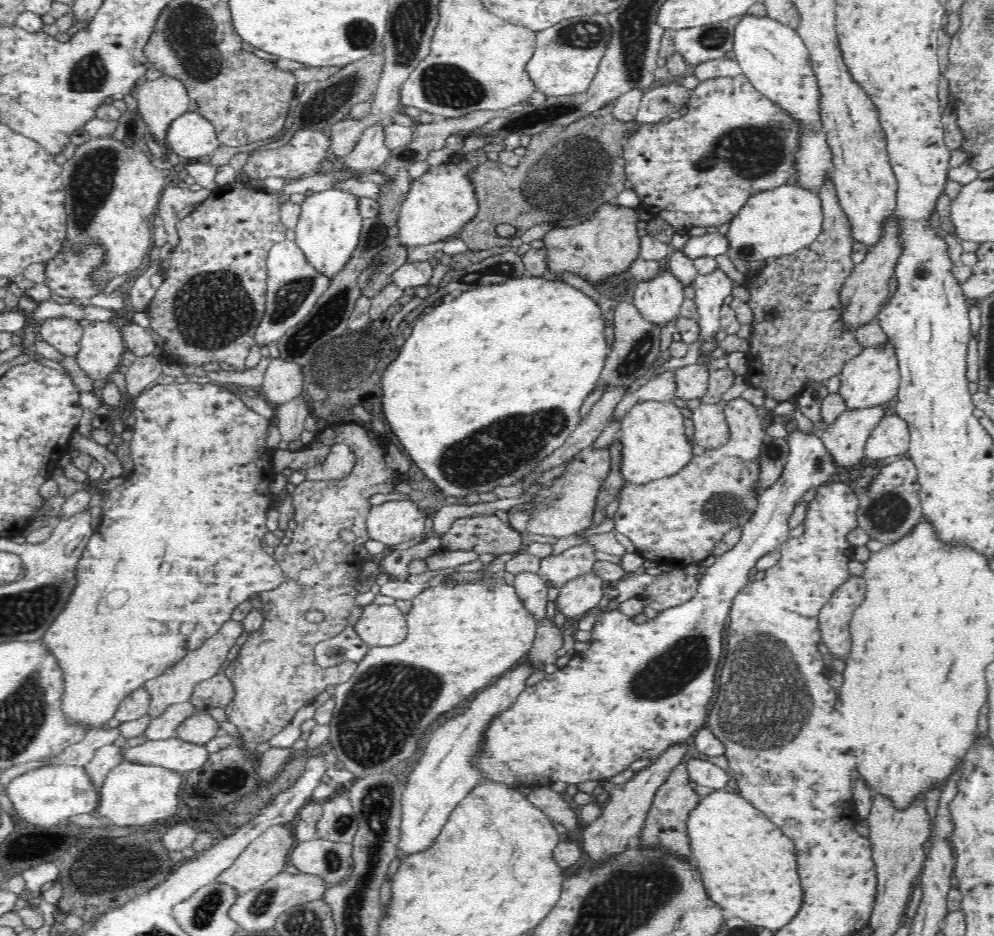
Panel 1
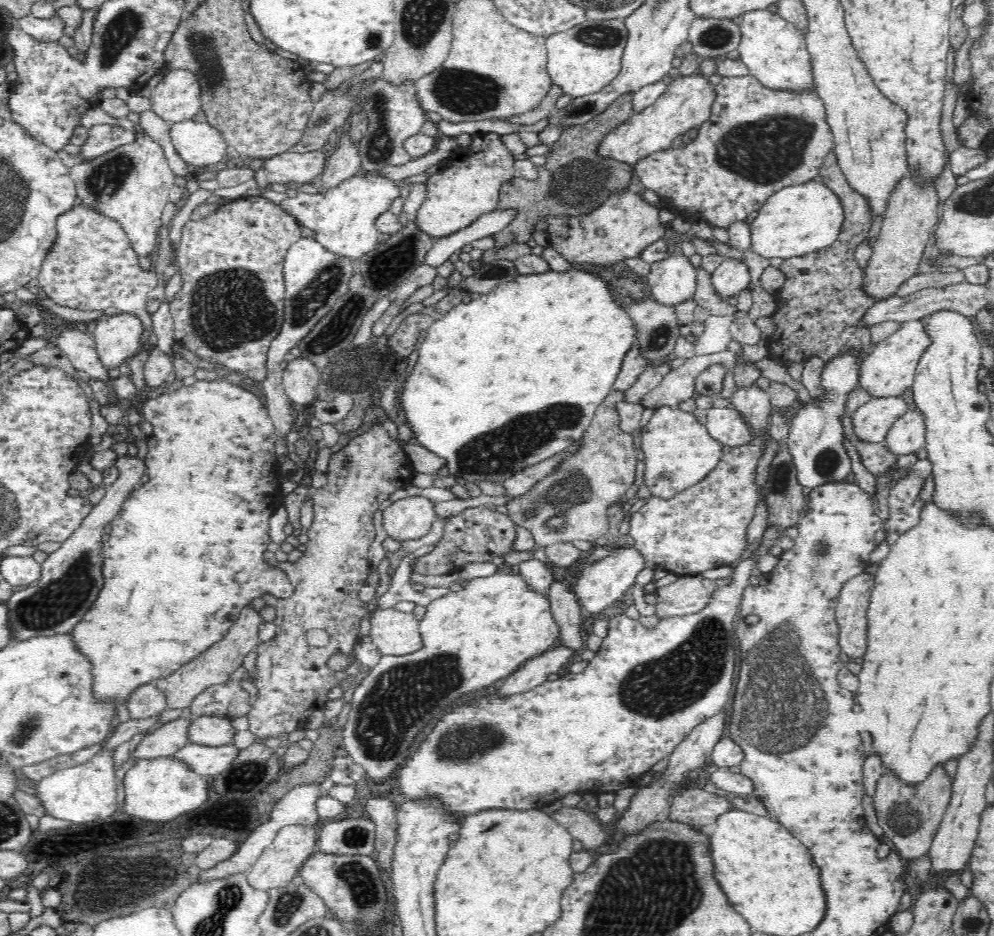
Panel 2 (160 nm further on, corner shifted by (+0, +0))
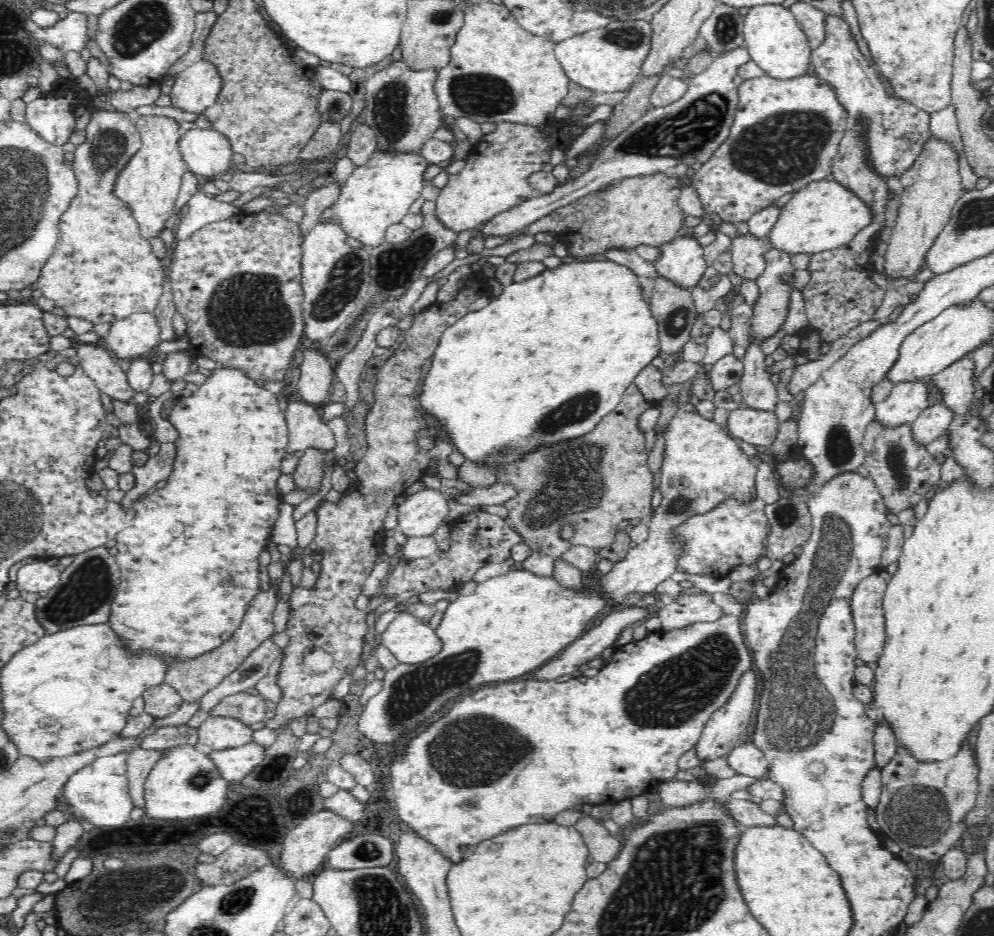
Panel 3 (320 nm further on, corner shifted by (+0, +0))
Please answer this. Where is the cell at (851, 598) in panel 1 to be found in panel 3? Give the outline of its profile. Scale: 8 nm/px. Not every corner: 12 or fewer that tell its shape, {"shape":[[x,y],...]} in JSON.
{"shape":[[878,570],[850,593],[857,658],[878,660],[885,632],[881,600],[890,575]]}

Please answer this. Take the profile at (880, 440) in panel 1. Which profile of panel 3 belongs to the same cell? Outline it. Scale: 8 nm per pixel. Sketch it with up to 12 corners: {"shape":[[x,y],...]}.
{"shape":[[926,407],[907,424],[911,440],[922,446],[944,434],[951,412]]}

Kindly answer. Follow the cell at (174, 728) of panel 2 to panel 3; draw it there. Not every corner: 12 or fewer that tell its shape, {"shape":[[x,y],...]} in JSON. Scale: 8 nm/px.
{"shape":[[136,748],[127,756],[129,795],[143,809],[142,785],[172,749]]}

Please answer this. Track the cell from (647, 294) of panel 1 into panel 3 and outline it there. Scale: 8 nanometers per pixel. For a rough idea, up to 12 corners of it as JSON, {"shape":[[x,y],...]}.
{"shape":[[683,232],[660,249],[656,277],[683,290],[702,280],[704,250]]}

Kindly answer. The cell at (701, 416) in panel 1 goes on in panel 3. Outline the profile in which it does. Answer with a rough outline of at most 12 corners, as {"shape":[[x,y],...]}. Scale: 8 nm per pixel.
{"shape":[[746,406],[728,412],[732,440],[770,446],[778,432],[773,412]]}

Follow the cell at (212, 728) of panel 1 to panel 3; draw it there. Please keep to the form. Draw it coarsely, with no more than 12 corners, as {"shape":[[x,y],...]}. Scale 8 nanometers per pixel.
{"shape":[[209,717],[196,729],[214,751],[252,743],[236,718]]}

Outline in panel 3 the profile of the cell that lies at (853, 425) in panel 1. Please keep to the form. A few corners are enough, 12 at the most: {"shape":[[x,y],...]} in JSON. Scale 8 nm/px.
{"shape":[[895,384],[872,421],[907,425],[929,406],[928,385]]}

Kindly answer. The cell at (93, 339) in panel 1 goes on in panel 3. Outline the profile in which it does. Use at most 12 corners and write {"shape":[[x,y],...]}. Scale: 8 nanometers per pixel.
{"shape":[[153,313],[111,323],[105,346],[120,361],[161,342]]}

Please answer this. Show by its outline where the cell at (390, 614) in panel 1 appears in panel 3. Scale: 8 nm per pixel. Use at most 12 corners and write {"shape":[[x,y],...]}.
{"shape":[[398,613],[378,641],[398,662],[439,651],[432,627]]}

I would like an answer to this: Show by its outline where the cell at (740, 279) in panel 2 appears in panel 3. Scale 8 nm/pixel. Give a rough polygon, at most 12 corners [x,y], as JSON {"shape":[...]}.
{"shape":[[768,238],[731,240],[731,274],[756,280],[764,272]]}

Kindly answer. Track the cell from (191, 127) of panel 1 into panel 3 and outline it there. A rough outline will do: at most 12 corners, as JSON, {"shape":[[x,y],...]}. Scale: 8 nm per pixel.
{"shape":[[190,128],[178,151],[194,175],[224,174],[233,150],[213,128]]}

